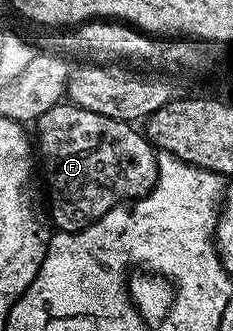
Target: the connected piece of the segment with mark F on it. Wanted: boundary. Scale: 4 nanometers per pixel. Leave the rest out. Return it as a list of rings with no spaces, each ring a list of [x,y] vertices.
[[[71,102],[54,105],[35,121],[38,156],[44,159],[48,192],[52,195],[50,220],[59,231],[82,230],[110,209],[139,200],[156,184],[157,149],[149,144],[147,136],[132,128],[127,120],[106,118],[106,114],[82,110]]]

